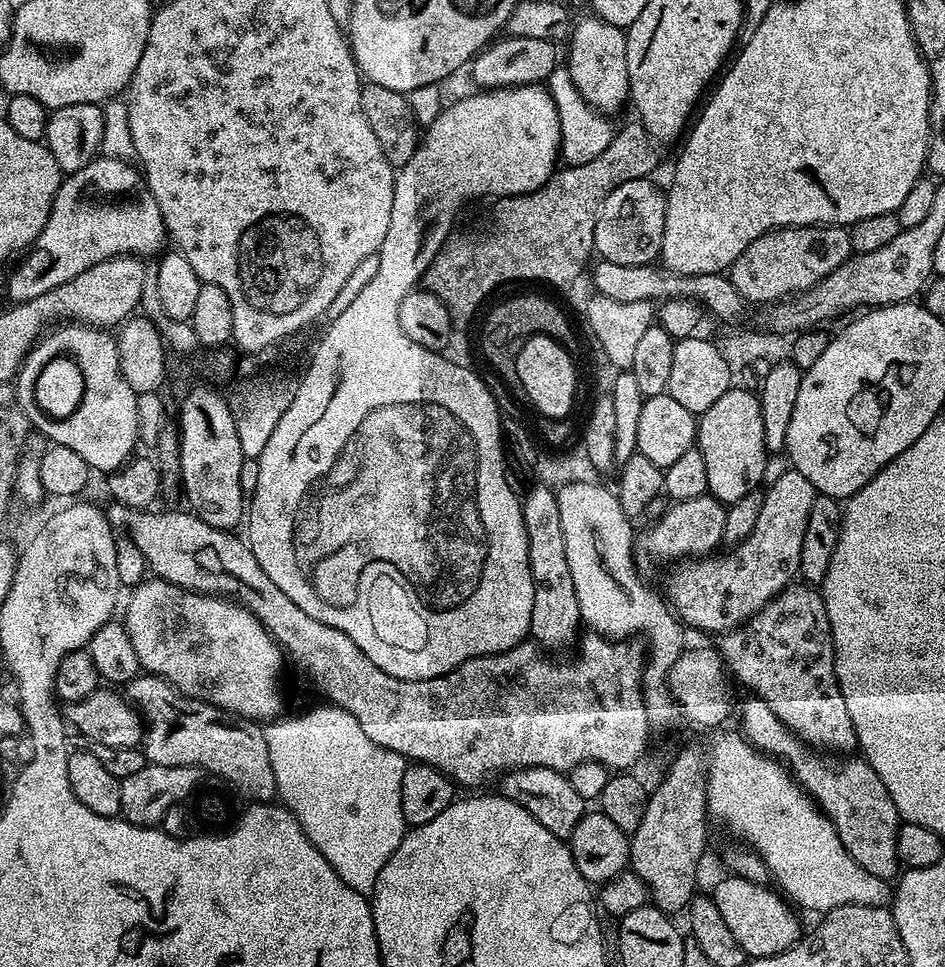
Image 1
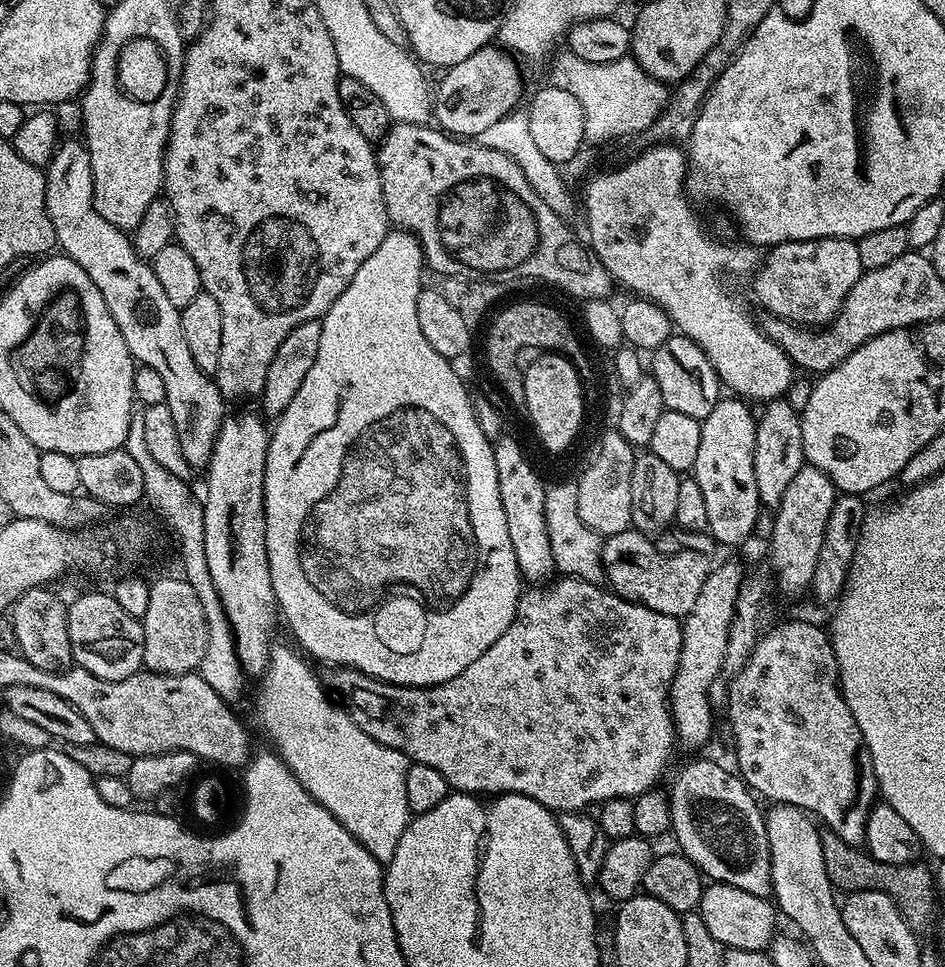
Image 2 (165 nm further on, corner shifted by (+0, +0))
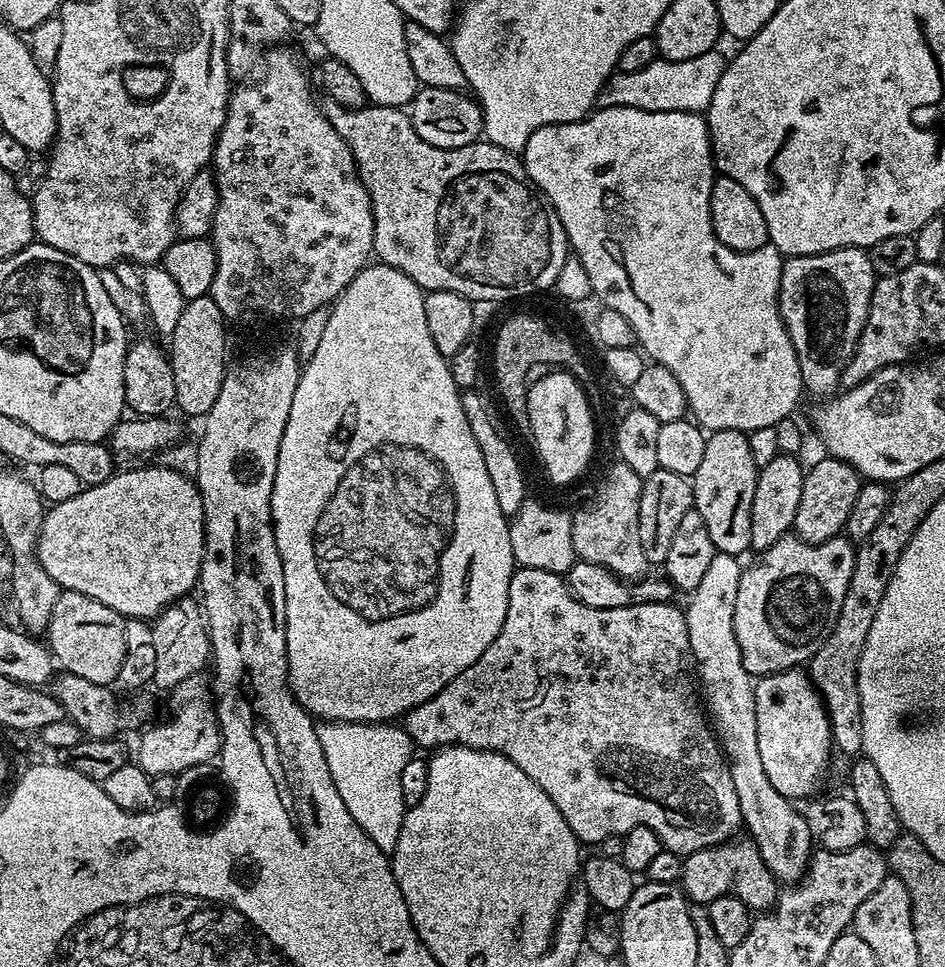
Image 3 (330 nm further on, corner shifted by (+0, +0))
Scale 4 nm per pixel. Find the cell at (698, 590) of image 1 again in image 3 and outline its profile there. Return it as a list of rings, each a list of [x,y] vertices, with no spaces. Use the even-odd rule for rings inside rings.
[[[823,459],[805,471],[802,498],[798,502],[798,514],[792,523],[795,535],[811,544],[821,544],[843,533],[846,518],[850,518],[854,498],[858,498],[858,490],[862,483],[860,473],[854,471],[846,462]]]

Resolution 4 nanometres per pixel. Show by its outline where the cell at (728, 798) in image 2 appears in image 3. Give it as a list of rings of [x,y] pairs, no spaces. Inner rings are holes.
[[[517,567],[508,577],[506,622],[502,622],[502,630],[498,630],[498,638],[494,638],[494,642],[490,642],[490,646],[486,646],[482,658],[478,658],[478,662],[474,662],[474,666],[466,666],[466,670],[462,670],[462,674],[458,674],[458,678],[450,681],[445,688],[438,690],[438,694],[434,694],[434,698],[422,702],[418,706],[414,706],[409,712],[404,713],[402,726],[406,730],[406,734],[410,734],[413,745],[420,747],[421,744],[422,747],[428,748],[427,750],[439,750],[453,746],[481,748],[487,752],[497,752],[506,758],[510,758],[510,762],[514,762],[514,766],[518,766],[518,770],[522,770],[522,774],[526,774],[526,778],[531,778],[533,782],[538,782],[538,786],[542,786],[542,790],[546,790],[550,802],[554,802],[554,806],[558,806],[558,814],[562,814],[562,818],[566,818],[570,830],[576,835],[576,839],[580,841],[581,845],[588,846],[588,844],[592,844],[592,846],[599,846],[604,839],[609,838],[611,835],[623,836],[625,832],[634,830],[634,826],[646,826],[650,830],[654,830],[658,834],[661,845],[667,851],[677,854],[697,852],[703,848],[713,848],[716,844],[723,844],[733,839],[739,833],[736,831],[741,831],[742,828],[740,807],[738,806],[738,793],[734,791],[734,782],[730,778],[728,762],[724,758],[724,753],[720,751],[716,733],[710,723],[709,717],[706,715],[705,709],[702,707],[701,697],[698,695],[698,684],[694,679],[696,659],[690,646],[690,630],[686,630],[684,608],[680,606],[675,608],[674,605],[675,603],[672,602],[666,604],[627,604],[624,608],[598,610],[594,606],[586,606],[582,602],[578,602],[568,589],[567,579],[561,573],[551,572],[550,570],[538,570],[537,568]]]

